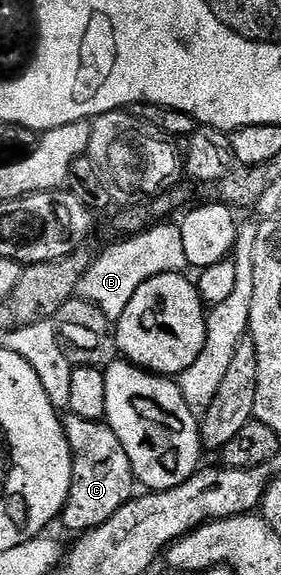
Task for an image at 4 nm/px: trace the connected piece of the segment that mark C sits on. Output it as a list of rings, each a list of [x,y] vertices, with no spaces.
[[[71,414],[65,415],[63,421],[64,433],[72,451],[72,481],[66,506],[58,520],[61,525],[64,523],[66,531],[83,534],[114,518],[114,514],[118,514],[118,510],[122,510],[122,506],[133,499],[138,481],[132,472],[126,446],[118,442],[118,434],[114,434],[106,422],[78,418]]]

